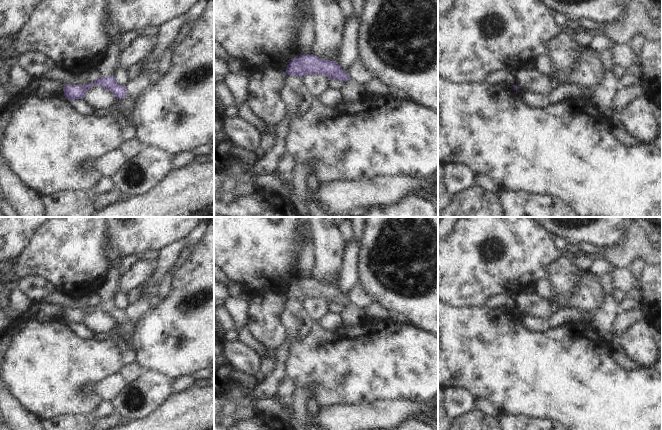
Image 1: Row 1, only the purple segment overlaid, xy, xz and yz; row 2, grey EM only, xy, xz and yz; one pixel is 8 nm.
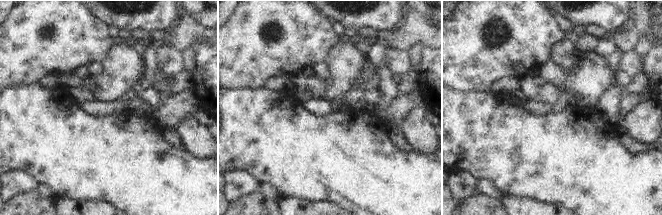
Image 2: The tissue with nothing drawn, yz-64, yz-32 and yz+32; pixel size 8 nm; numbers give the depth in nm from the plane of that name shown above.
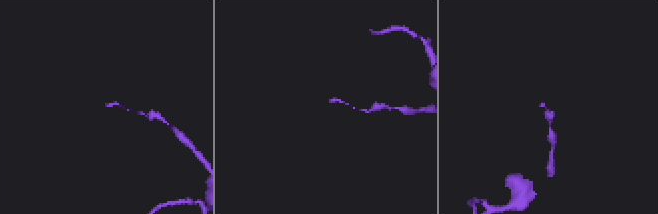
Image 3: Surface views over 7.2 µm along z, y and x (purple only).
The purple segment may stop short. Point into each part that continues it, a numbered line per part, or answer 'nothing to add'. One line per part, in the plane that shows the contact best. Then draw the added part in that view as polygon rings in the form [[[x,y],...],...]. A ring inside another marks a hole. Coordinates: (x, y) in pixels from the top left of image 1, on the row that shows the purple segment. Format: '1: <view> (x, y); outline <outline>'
nothing to add

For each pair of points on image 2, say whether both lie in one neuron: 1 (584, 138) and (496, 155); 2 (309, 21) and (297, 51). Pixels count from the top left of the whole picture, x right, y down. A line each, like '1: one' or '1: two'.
1: one
2: one

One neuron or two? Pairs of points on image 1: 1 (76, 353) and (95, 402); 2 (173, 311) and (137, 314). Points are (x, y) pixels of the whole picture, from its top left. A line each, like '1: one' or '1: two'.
1: one
2: two

